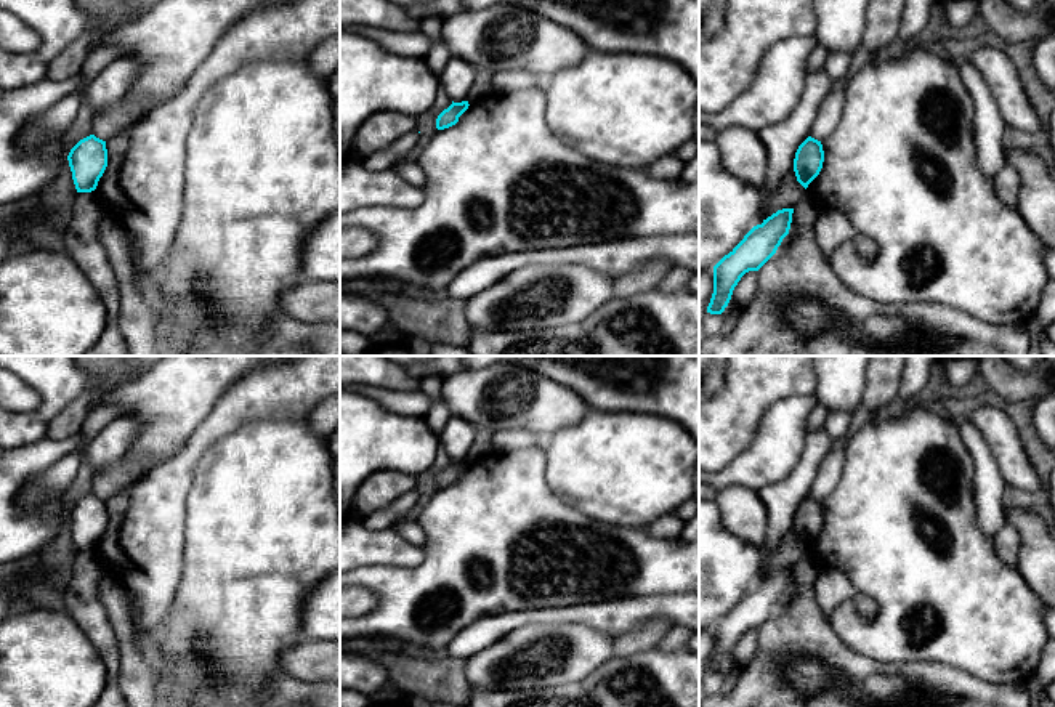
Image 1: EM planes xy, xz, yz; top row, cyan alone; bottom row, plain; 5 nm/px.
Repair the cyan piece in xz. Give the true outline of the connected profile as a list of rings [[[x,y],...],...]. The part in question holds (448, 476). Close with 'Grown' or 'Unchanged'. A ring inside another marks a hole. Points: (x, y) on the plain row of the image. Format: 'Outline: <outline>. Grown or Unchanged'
Outline: [[[468,460],[454,462],[444,468],[436,478],[436,487],[444,489],[459,481],[459,476],[468,468]]]. Unchanged

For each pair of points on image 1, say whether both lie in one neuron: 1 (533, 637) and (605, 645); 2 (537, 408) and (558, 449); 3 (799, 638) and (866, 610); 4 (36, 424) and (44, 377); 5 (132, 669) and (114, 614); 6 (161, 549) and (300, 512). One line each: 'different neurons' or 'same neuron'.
1: same neuron
2: different neurons
3: different neurons
4: same neuron
5: same neuron
6: different neurons

